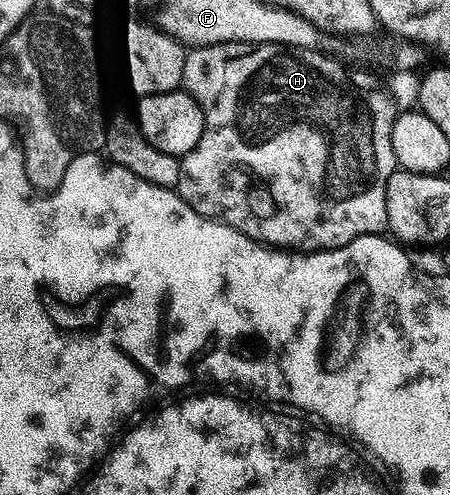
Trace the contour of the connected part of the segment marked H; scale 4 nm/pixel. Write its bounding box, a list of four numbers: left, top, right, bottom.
[177,44,397,252]

